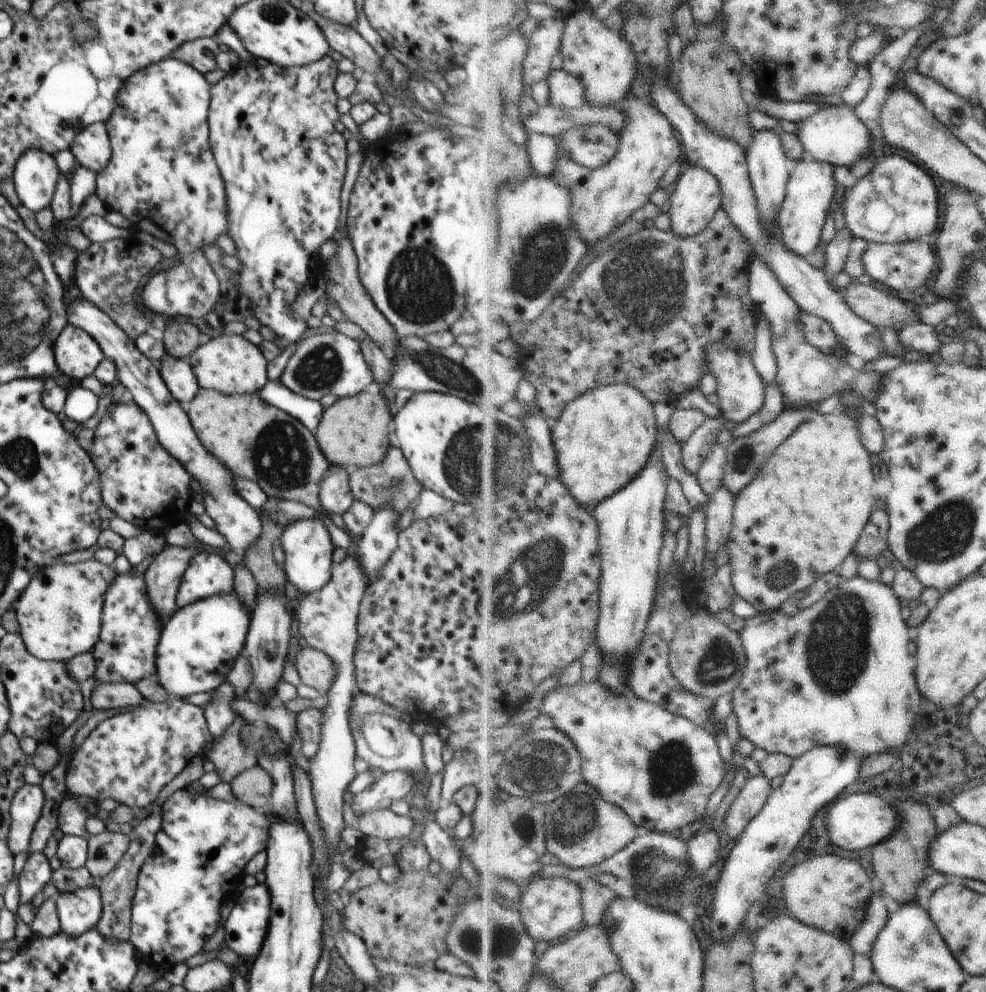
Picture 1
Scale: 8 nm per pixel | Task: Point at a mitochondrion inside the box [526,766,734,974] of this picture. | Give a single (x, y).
(661, 876)

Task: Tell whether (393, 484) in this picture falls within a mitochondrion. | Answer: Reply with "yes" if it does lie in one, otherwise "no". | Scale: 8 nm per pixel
yes

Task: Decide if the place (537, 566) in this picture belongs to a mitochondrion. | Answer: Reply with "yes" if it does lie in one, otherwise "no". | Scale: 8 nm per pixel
yes

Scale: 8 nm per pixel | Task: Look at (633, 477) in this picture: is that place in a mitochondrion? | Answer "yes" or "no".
no

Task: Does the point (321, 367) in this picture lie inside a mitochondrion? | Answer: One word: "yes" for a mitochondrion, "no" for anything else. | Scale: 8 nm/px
yes

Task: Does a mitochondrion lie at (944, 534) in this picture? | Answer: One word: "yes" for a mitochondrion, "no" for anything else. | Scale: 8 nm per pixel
yes

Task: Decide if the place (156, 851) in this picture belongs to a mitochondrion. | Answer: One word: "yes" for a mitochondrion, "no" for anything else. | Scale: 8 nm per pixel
no

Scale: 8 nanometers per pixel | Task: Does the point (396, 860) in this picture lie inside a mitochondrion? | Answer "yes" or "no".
no

